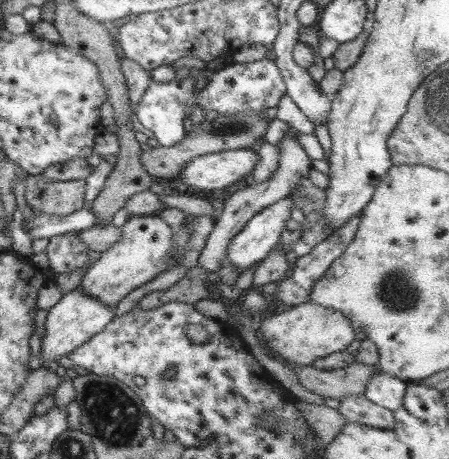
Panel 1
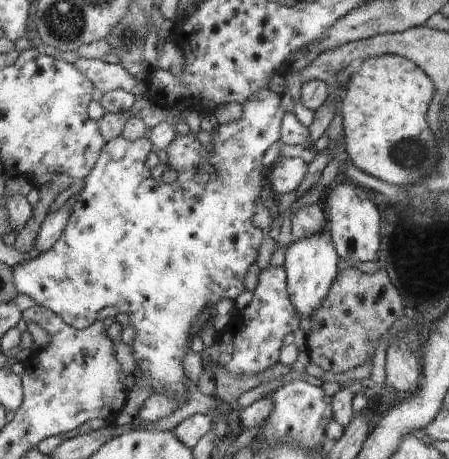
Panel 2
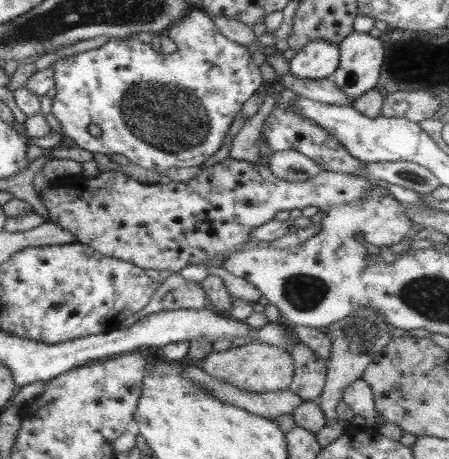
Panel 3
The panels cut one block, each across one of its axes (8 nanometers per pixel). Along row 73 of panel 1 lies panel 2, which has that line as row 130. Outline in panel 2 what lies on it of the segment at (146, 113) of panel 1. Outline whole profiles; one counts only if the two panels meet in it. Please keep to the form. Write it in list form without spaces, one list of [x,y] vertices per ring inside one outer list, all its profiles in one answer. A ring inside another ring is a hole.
[[[269,90],[255,92],[243,104],[241,120],[231,122],[229,126],[217,126],[211,132],[211,142],[213,142],[213,150],[211,152],[203,150],[203,146],[197,142],[197,138],[191,138],[191,134],[175,136],[175,140],[167,148],[167,154],[169,154],[167,168],[177,172],[177,182],[173,182],[173,184],[155,184],[155,180],[151,178],[151,168],[147,168],[145,162],[147,162],[147,156],[153,152],[153,144],[147,140],[147,136],[139,138],[139,140],[125,140],[125,138],[117,136],[117,138],[109,140],[107,144],[103,144],[99,154],[97,154],[95,164],[91,166],[87,178],[83,180],[81,196],[79,196],[79,200],[73,206],[73,212],[71,212],[71,216],[69,216],[69,220],[67,220],[67,224],[63,228],[61,238],[47,252],[41,252],[37,258],[21,262],[21,264],[17,264],[13,268],[13,288],[15,288],[15,294],[27,296],[35,306],[45,308],[45,310],[57,314],[73,330],[85,330],[87,326],[97,322],[107,310],[111,310],[115,306],[119,310],[119,314],[125,312],[129,316],[129,324],[135,328],[135,340],[131,342],[131,348],[133,348],[133,354],[135,354],[135,364],[139,366],[139,372],[143,370],[143,374],[149,376],[151,390],[153,392],[155,390],[167,390],[167,392],[175,392],[175,394],[185,392],[187,386],[183,382],[181,360],[185,358],[183,350],[187,350],[187,346],[189,346],[189,338],[191,338],[189,336],[189,326],[191,326],[193,318],[205,308],[205,304],[215,304],[215,302],[219,302],[223,298],[229,298],[229,300],[235,302],[235,298],[245,288],[243,286],[243,276],[245,276],[249,264],[253,260],[257,260],[257,250],[261,246],[263,232],[253,226],[253,212],[255,212],[257,196],[261,196],[261,190],[265,190],[265,178],[263,178],[263,172],[261,172],[261,158],[275,142],[279,142],[279,122],[281,122],[281,116],[283,116],[283,108],[281,108],[281,100],[279,98],[281,96],[277,96],[277,94],[269,92]]]

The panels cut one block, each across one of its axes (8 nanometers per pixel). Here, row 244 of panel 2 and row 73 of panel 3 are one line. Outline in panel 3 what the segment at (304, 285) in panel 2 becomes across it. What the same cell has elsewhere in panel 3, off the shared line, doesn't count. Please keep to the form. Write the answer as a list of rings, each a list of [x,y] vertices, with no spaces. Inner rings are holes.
[[[313,40],[307,42],[295,56],[289,60],[289,74],[299,80],[323,80],[331,78],[331,74],[339,66],[339,46]]]

